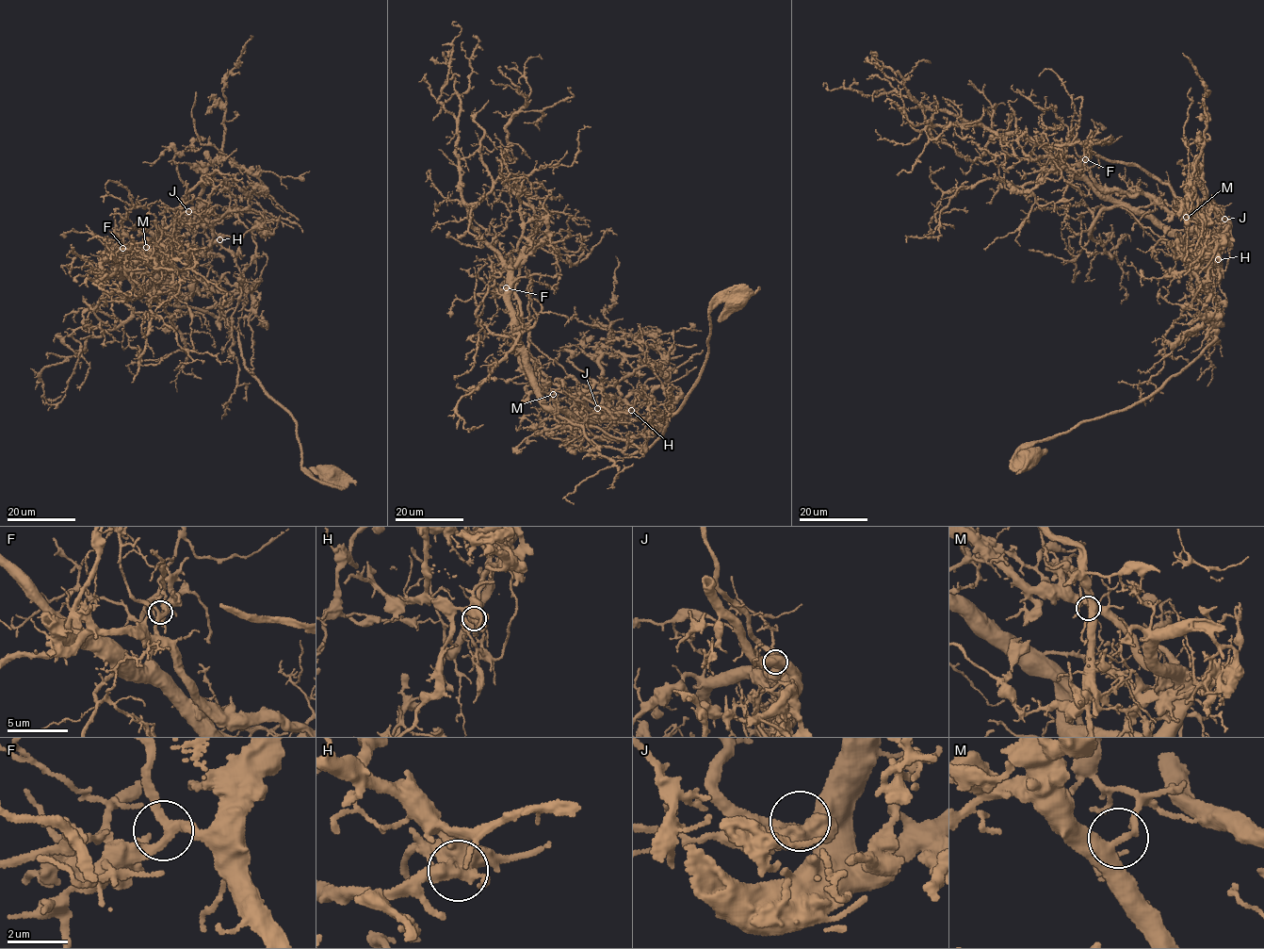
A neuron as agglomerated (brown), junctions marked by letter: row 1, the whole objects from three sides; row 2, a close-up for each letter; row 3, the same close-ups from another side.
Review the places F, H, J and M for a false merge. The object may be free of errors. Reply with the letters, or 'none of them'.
H

